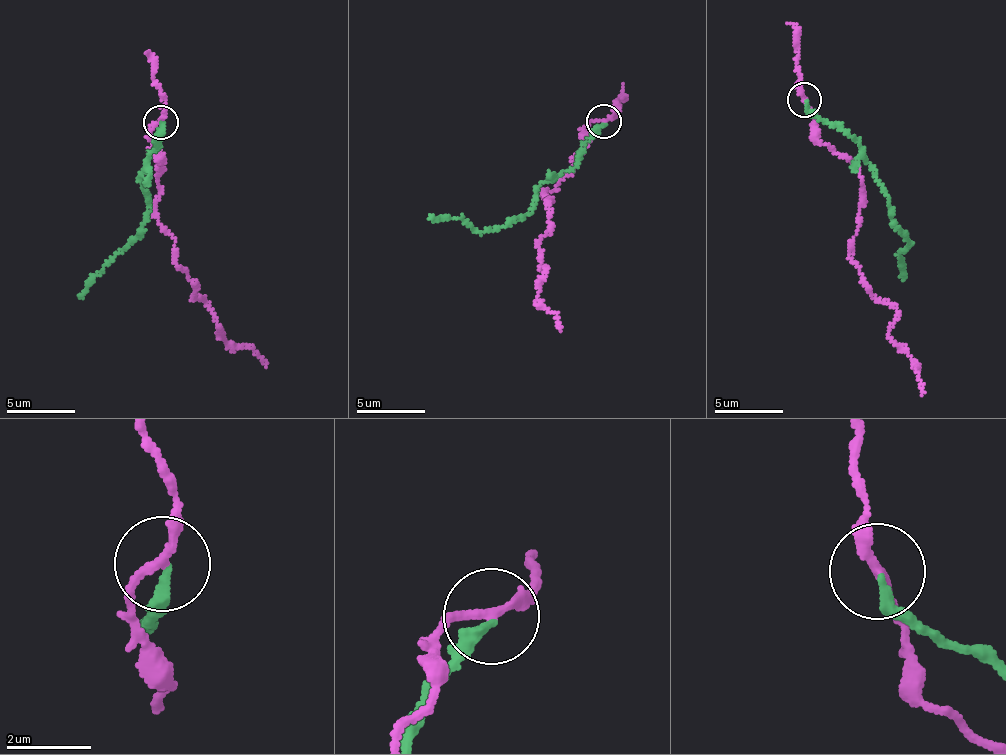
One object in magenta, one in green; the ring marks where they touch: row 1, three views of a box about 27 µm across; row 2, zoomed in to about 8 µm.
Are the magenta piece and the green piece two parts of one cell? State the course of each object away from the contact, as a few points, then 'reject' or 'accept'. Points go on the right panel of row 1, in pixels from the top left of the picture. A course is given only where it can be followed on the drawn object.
course magenta (804, 100), (824, 144), (856, 166), (864, 206), (852, 258), (897, 311), (888, 334), (911, 356), (921, 395); course green (807, 100), (810, 111), (858, 142), (870, 169), (889, 198), (891, 223), (910, 242), (898, 255), (904, 279); reject

